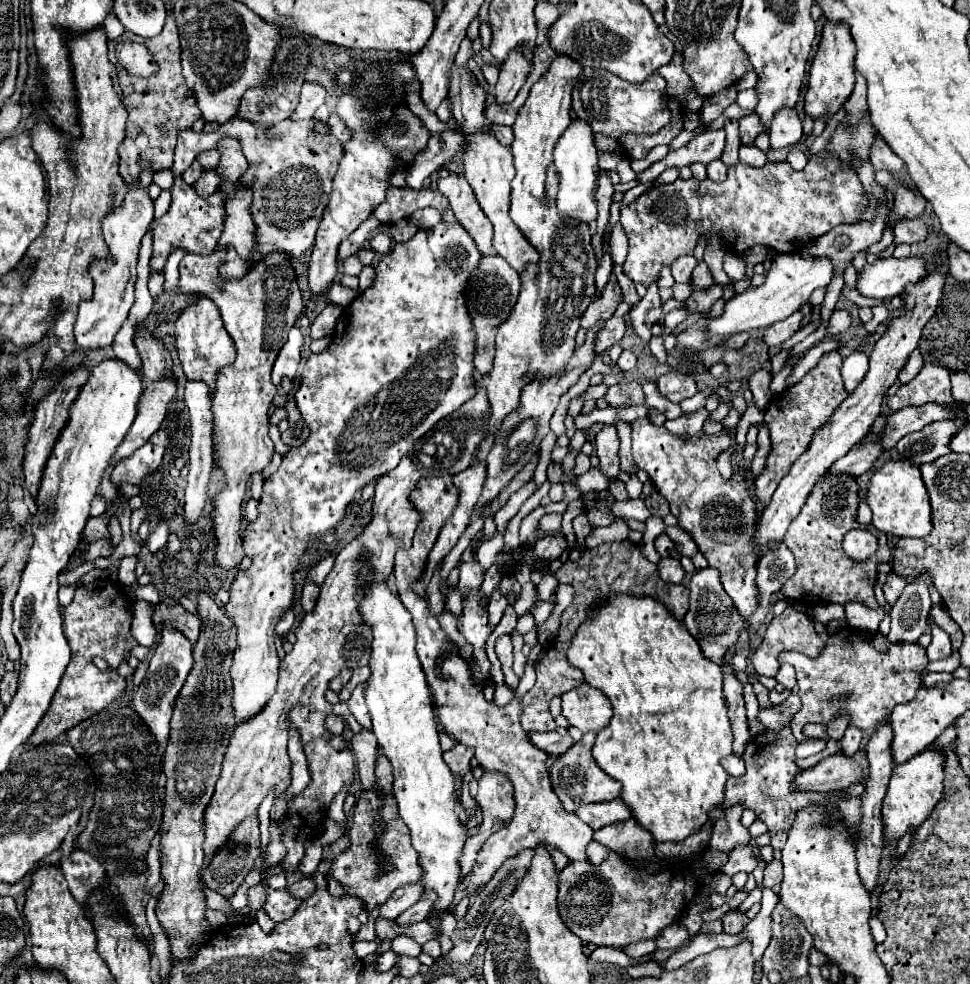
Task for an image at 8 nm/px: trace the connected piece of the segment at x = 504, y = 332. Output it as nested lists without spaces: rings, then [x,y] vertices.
[[[558,56],[550,70],[532,86],[530,96],[520,108],[520,114],[514,124],[514,142],[510,146],[514,154],[514,166],[516,176],[512,180],[512,208],[510,218],[518,226],[518,230],[524,234],[524,238],[538,250],[540,258],[536,264],[524,266],[524,272],[520,274],[522,290],[520,296],[510,312],[510,316],[498,326],[496,330],[496,354],[492,362],[492,370],[488,374],[482,374],[476,378],[476,386],[484,388],[490,402],[488,412],[488,430],[478,446],[474,462],[454,474],[452,482],[460,490],[460,500],[454,510],[454,514],[446,520],[446,524],[440,530],[440,536],[428,554],[428,562],[424,568],[424,574],[420,580],[414,582],[416,594],[424,596],[426,586],[436,570],[438,564],[444,562],[448,552],[456,546],[458,538],[470,524],[470,518],[474,514],[474,506],[480,498],[482,484],[486,480],[486,454],[490,452],[494,444],[494,434],[500,428],[502,420],[516,410],[520,402],[522,388],[528,382],[544,380],[550,376],[558,376],[564,372],[564,366],[568,364],[568,358],[572,358],[576,348],[576,332],[580,328],[580,318],[592,298],[596,296],[596,258],[590,244],[590,228],[584,222],[576,222],[572,218],[562,218],[556,202],[546,200],[544,182],[546,182],[546,168],[552,162],[552,150],[560,138],[560,134],[570,126],[570,106],[572,106],[572,86],[576,78],[580,76],[582,66],[578,62],[572,62],[572,58]]]

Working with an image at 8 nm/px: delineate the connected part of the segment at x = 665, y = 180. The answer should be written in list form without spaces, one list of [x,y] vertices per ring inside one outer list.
[[[671,167],[667,168],[660,174],[660,176],[654,180],[653,186],[659,186],[660,184],[668,184],[674,182],[679,178],[679,168]]]

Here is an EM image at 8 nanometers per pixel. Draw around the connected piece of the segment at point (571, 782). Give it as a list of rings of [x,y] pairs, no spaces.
[[[588,732],[582,736],[580,742],[576,742],[576,746],[572,746],[572,750],[568,750],[568,754],[562,754],[556,764],[552,764],[550,768],[550,784],[558,796],[558,800],[562,802],[564,810],[574,814],[582,804],[588,802],[608,802],[608,800],[616,800],[620,798],[620,782],[616,782],[614,778],[608,778],[608,774],[604,774],[604,770],[600,770],[600,766],[596,764],[596,760],[592,758],[592,746],[594,746],[596,734]]]

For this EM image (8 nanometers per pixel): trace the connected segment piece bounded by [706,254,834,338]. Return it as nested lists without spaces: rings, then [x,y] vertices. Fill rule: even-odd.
[[[776,254],[772,260],[772,268],[766,272],[766,282],[758,288],[750,286],[742,294],[736,294],[730,302],[726,302],[724,312],[708,320],[706,334],[710,336],[732,336],[740,332],[752,332],[758,328],[768,328],[772,322],[784,320],[788,314],[796,312],[804,302],[808,302],[810,294],[816,288],[828,286],[834,274],[834,266],[828,258],[812,258],[804,260],[798,254]]]

